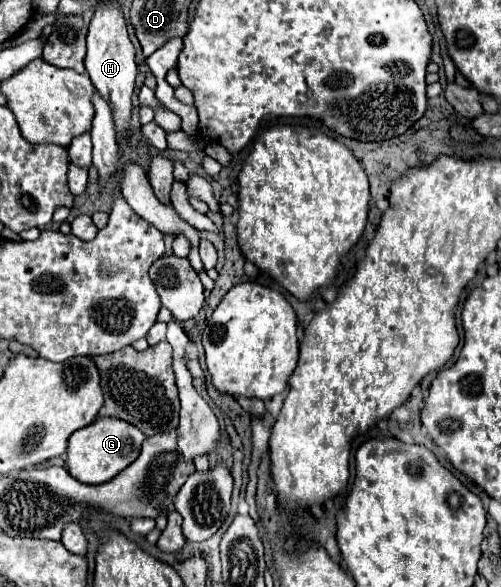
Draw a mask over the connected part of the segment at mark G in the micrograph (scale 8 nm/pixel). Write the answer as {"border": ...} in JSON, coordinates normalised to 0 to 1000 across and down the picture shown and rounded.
{"border":[[[196,710],[176,727],[164,727],[140,741],[132,768],[136,772],[132,799],[160,823],[188,823],[188,826],[212,823],[240,802],[248,802],[263,785],[271,785],[271,779],[279,775],[283,751],[287,741],[267,724],[224,710]]]}

